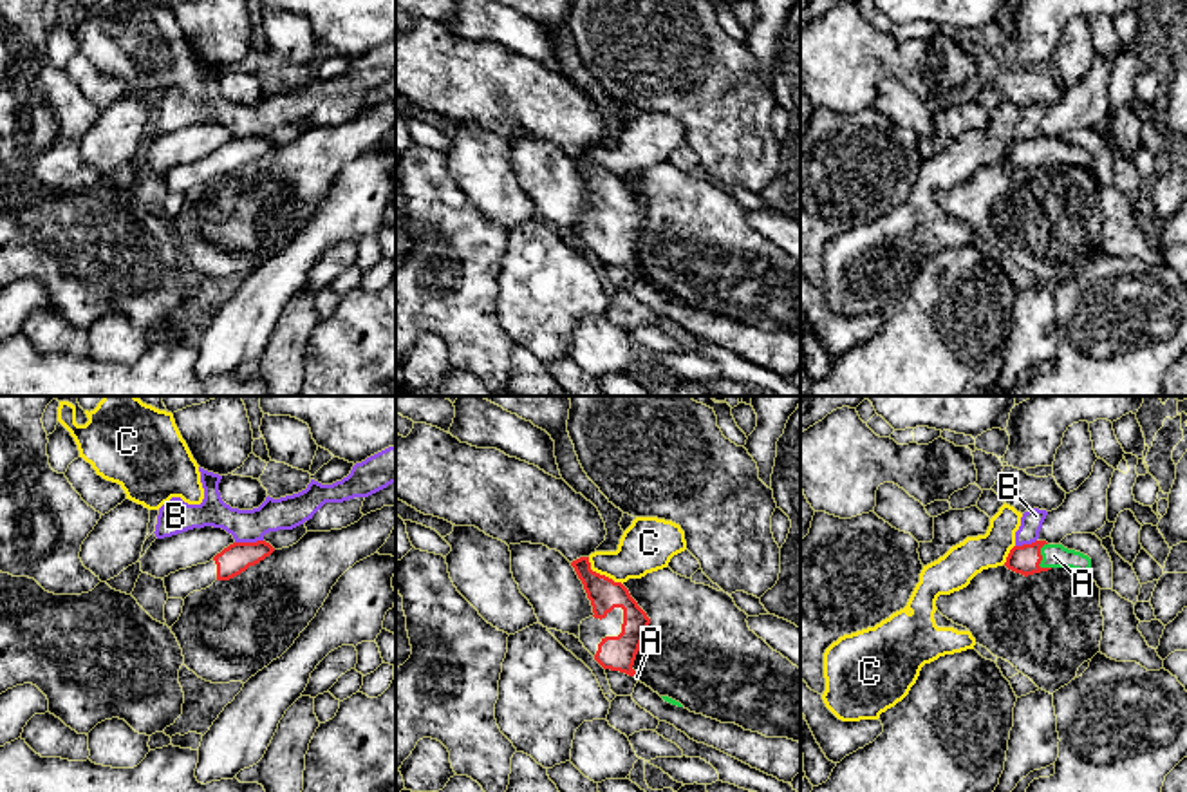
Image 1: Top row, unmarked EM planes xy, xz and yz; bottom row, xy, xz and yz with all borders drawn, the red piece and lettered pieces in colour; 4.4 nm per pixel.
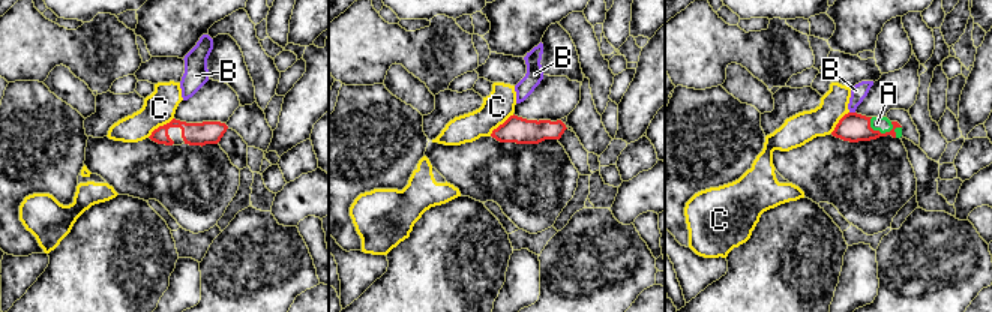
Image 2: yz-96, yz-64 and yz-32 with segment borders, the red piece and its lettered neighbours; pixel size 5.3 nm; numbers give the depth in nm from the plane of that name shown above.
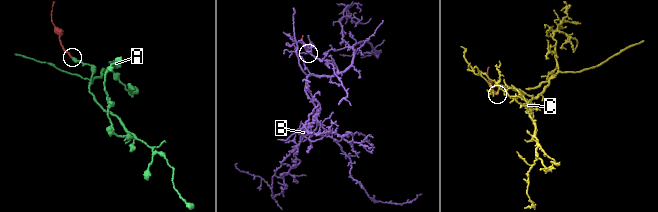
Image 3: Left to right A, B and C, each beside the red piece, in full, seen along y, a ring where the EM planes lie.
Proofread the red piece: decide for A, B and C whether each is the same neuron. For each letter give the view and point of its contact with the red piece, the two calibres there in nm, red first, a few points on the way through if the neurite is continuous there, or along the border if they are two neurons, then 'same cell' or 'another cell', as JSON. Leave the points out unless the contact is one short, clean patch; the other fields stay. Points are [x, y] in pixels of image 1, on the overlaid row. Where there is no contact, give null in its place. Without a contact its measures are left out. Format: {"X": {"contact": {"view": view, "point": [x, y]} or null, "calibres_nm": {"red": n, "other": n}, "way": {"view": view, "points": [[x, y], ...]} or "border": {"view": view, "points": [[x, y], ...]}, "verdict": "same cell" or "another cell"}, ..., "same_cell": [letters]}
{"A": {"contact": {"view": "yz", "point": [1041, 556]}, "calibres_nm": {"red": 130, "other": 110}, "way": {"view": "yz", "points": [[1025, 559], [1041, 556], [1054, 556]]}, "verdict": "same cell"}, "B": {"contact": {"view": "xy", "point": [248, 543]}, "calibres_nm": {"red": 140, "other": 150}, "border": {"view": "xy", "points": [[262, 539], [235, 543]]}, "verdict": "another cell"}, "C": {"contact": {"view": "xz", "point": [602, 575]}, "calibres_nm": {"red": 140, "other": 240}, "border": {"view": "xz", "points": [[588, 557], [593, 570], [622, 584]]}, "verdict": "another cell"}, "same_cell": ["A"]}

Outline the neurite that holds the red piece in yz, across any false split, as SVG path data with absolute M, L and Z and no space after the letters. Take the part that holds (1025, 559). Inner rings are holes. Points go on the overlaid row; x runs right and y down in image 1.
M1035 541L1032 544L1014 546L1006 557L1005 566L1028 577L1048 571L1051 568L1088 571L1091 568L1091 559L1080 552L1068 550L1062 544Z

